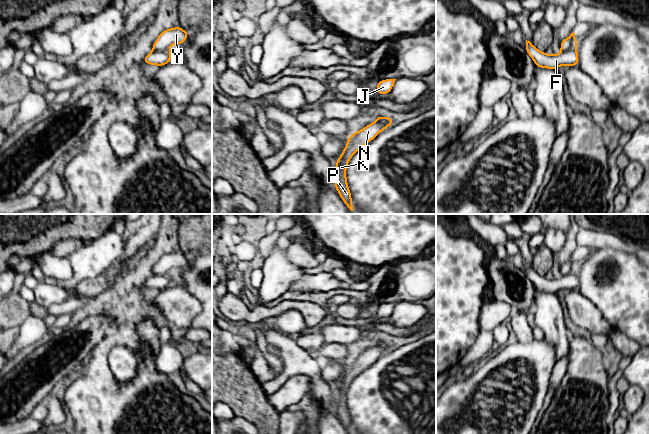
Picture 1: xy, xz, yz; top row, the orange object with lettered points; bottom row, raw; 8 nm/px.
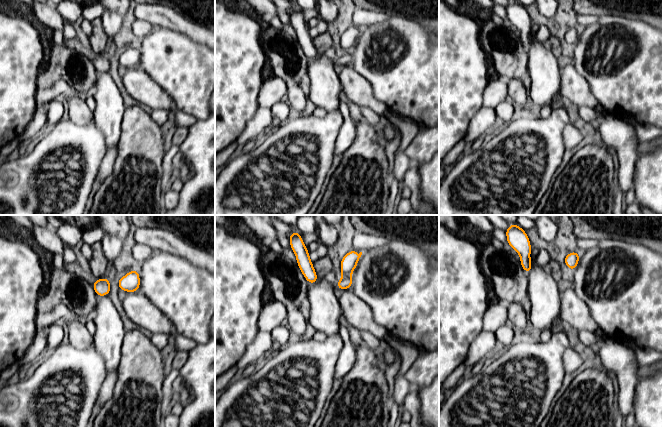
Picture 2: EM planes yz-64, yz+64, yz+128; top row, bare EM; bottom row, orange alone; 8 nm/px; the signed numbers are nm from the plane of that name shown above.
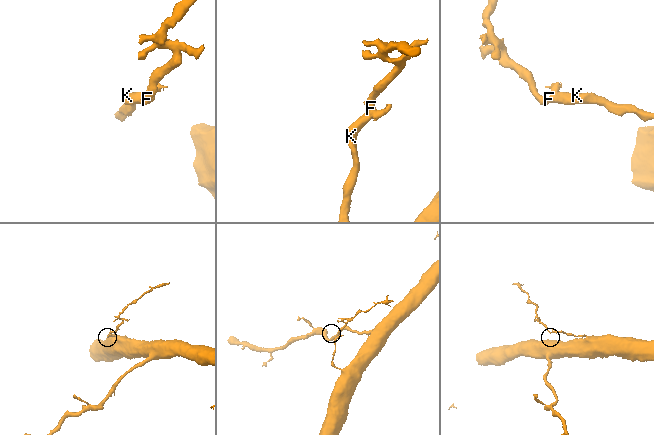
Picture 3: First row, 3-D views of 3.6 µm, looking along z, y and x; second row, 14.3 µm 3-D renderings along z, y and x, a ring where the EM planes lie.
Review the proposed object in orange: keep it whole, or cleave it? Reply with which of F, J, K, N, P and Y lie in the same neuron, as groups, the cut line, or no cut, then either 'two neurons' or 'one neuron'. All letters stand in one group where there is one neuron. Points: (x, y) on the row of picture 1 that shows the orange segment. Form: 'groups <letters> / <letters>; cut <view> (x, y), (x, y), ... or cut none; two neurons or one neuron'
groups F J K N P / Y; cut xy (153, 49), (168, 51); two neurons

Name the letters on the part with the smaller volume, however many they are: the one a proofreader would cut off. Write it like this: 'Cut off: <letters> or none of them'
Cut off: Y

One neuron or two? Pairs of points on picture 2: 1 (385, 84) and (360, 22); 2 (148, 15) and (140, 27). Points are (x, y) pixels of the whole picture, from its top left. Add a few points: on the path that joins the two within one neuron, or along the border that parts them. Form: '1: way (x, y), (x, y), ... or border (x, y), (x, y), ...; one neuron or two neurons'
1: border (384, 19), (362, 29); two neurons
2: border (136, 19), (148, 21), (154, 27); two neurons

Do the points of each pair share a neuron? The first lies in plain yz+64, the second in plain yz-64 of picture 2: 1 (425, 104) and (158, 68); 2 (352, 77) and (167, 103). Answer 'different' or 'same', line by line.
1: same
2: same

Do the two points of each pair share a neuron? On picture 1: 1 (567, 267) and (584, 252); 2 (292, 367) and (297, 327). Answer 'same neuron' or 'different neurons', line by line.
1: same neuron
2: different neurons

